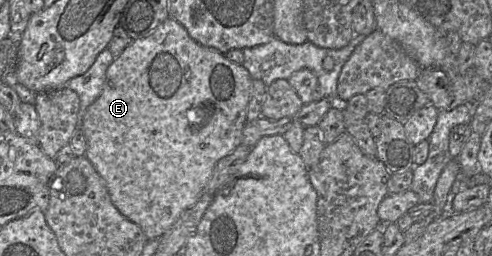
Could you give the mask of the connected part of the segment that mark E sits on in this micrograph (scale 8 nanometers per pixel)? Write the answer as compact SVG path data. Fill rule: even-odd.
M170 17L146 37L132 40L109 65L102 92L87 108L82 120L81 130L86 138L84 156L105 181L113 205L124 217L137 224L148 240L159 239L185 210L195 205L204 193L204 188L218 161L242 144L242 130L247 122L246 113L251 96L251 84L252 78L242 65L232 63L216 49L199 45L190 38L182 25Z

